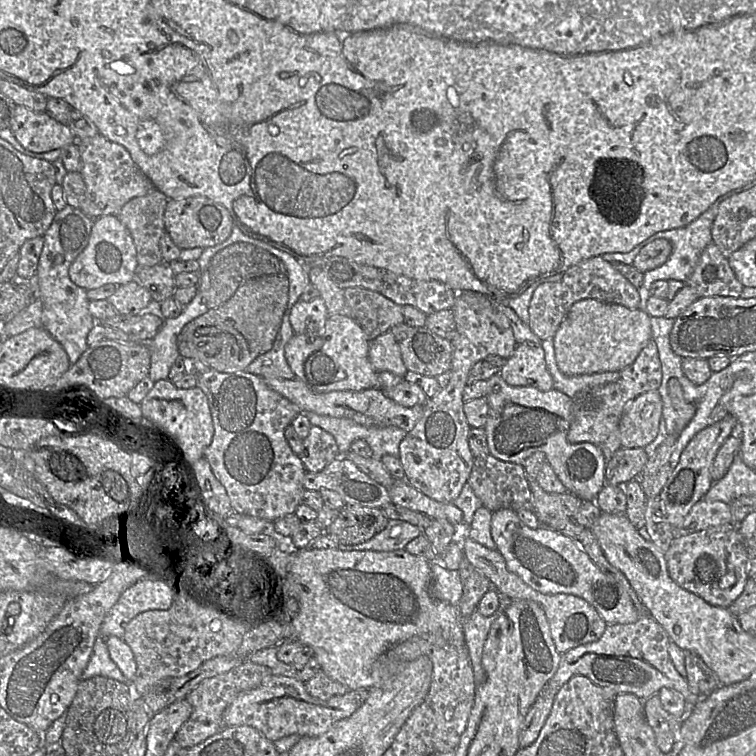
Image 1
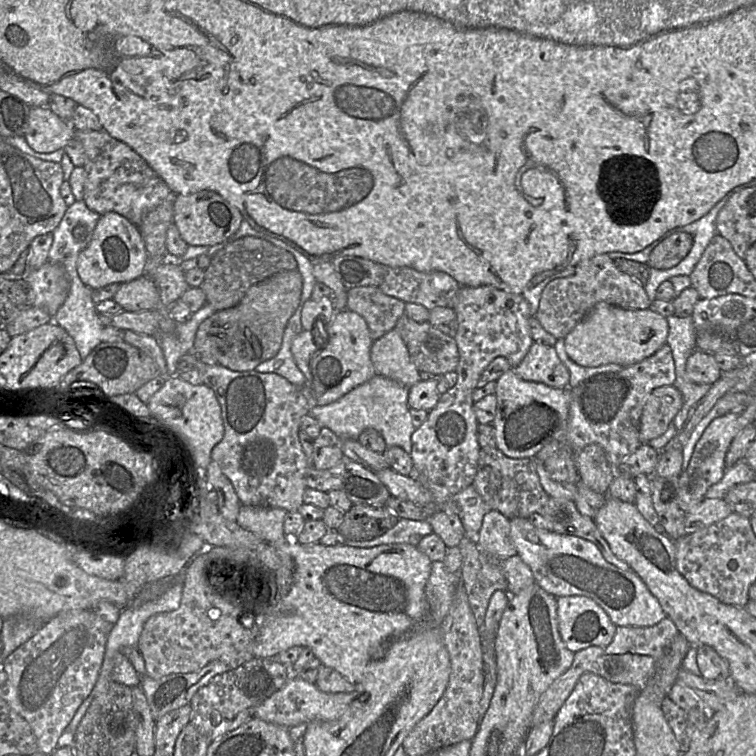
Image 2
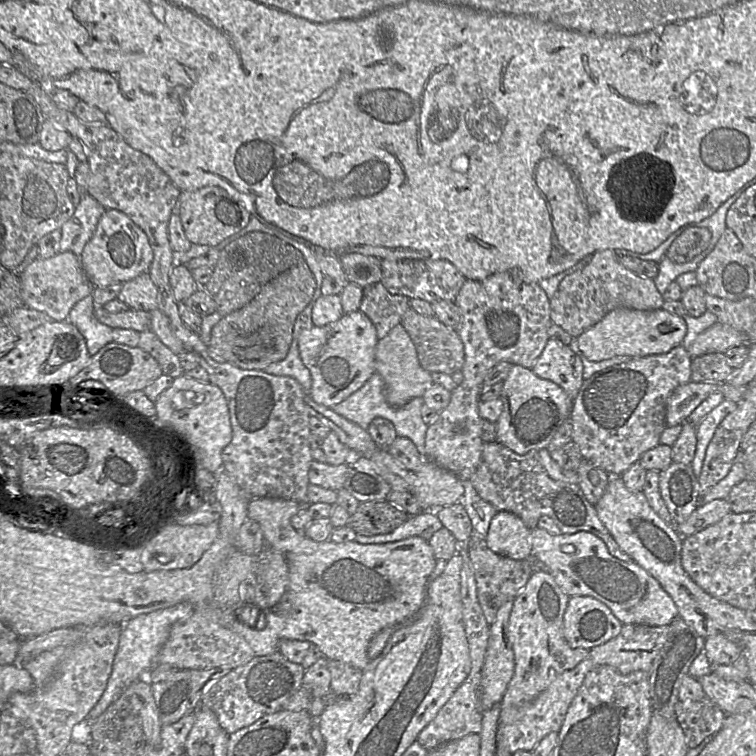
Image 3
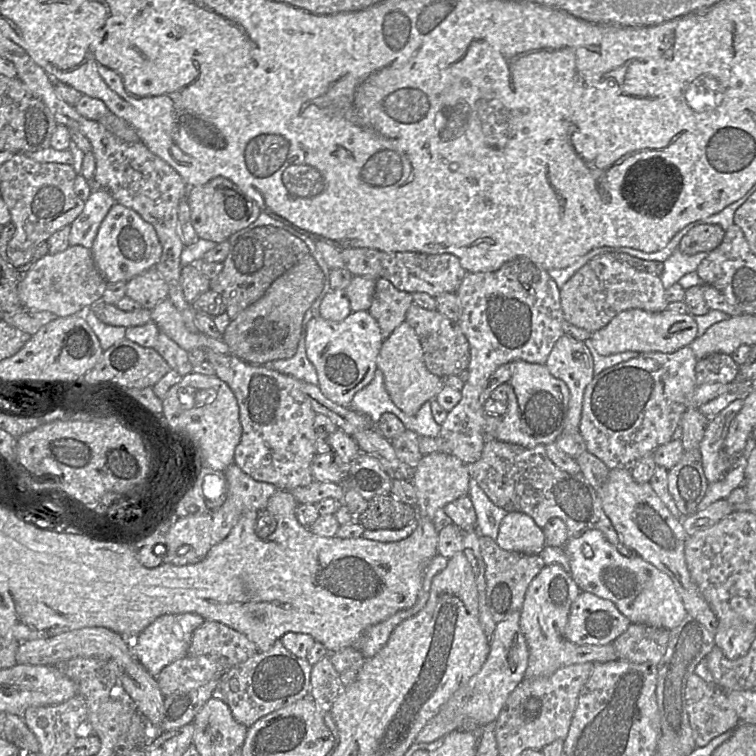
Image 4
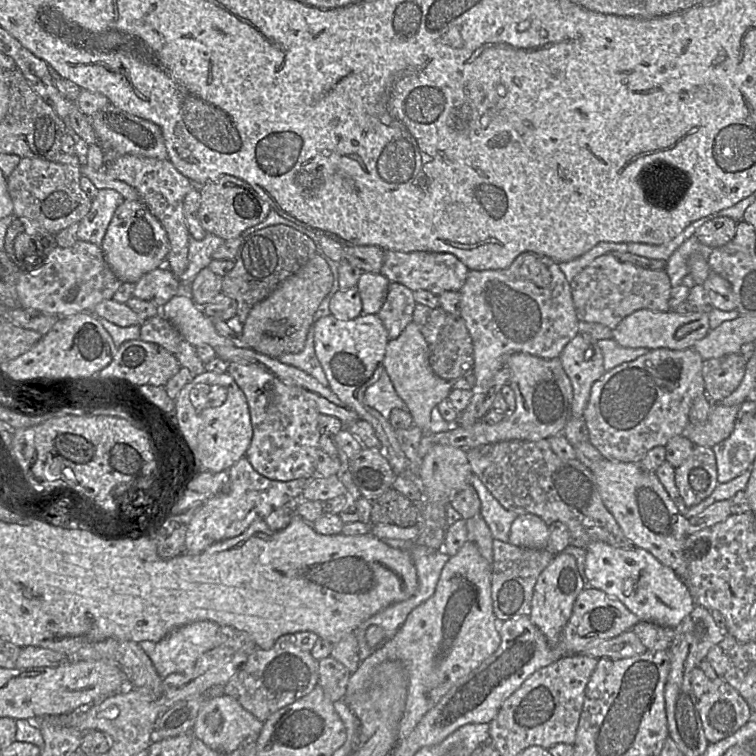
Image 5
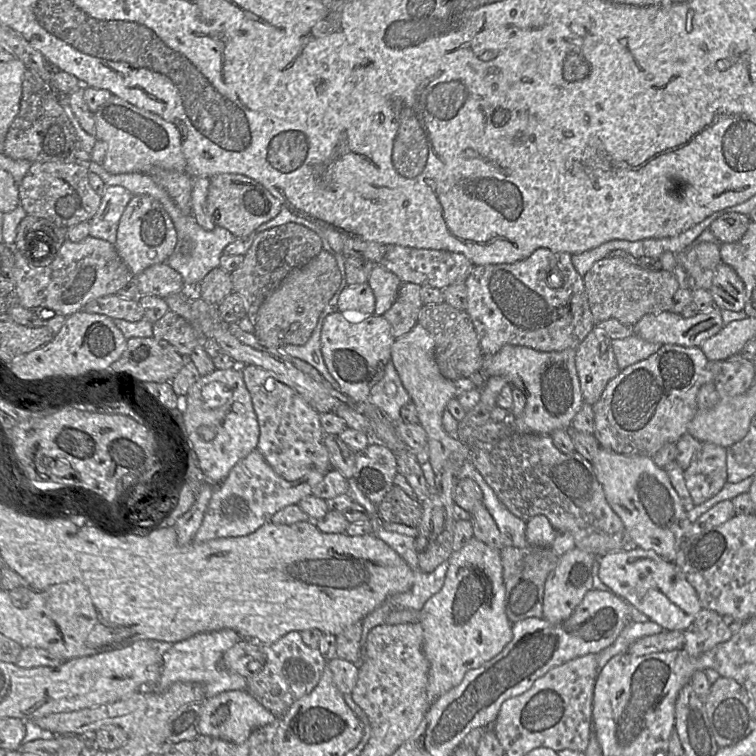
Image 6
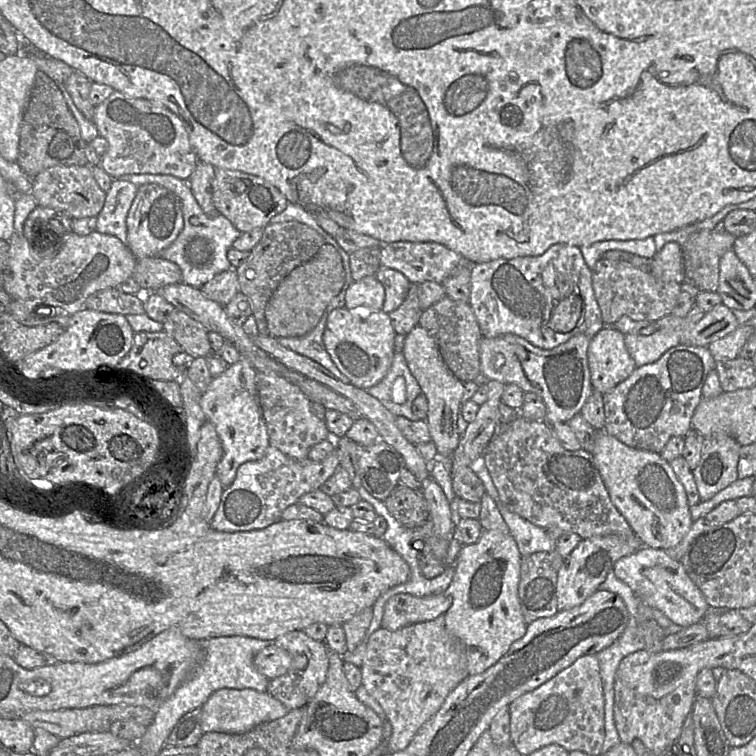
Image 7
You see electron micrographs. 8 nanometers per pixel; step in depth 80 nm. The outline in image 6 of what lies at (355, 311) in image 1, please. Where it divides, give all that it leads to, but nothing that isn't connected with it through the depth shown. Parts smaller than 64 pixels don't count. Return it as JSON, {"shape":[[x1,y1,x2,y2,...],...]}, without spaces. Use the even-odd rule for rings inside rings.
{"shape":[[401,283,394,303,383,314,394,339,406,334,418,323,418,314,423,305,420,289,417,284]]}

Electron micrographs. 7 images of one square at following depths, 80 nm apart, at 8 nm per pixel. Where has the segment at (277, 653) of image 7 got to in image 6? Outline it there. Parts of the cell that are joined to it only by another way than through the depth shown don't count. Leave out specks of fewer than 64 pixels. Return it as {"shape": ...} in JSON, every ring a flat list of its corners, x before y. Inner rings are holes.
{"shape":[[241,639,222,656,221,664,229,672,248,677,252,672,261,669,266,661,258,642]]}

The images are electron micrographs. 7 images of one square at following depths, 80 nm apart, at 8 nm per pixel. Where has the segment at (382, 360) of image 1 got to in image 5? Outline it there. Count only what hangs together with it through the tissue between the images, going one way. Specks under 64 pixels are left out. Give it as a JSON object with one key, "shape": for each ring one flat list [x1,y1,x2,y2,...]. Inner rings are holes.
{"shape":[[415,322,409,323,397,338,388,341,382,365,396,393,410,412,413,426,417,426,424,434,428,433,432,409,447,399,451,389,447,380,433,373,429,365,427,343]]}

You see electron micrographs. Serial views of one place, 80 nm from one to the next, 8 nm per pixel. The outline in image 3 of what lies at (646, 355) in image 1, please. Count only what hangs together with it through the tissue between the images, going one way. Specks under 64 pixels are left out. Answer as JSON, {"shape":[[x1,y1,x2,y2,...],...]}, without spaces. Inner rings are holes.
{"shape":[[679,345,665,354,632,358,585,379,572,401,569,415,573,427,571,440,578,446,583,459,610,476,620,476,638,462,643,453,657,446,666,428,667,401,677,387,691,381,691,361,687,348]]}

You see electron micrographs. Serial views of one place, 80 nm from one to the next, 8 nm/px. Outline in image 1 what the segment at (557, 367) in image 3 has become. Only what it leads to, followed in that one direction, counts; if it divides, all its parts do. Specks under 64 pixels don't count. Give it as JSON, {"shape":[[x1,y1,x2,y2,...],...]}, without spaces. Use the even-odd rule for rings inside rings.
{"shape":[[534,343,518,344,499,374,511,386,531,386,541,391,553,388,544,350]]}

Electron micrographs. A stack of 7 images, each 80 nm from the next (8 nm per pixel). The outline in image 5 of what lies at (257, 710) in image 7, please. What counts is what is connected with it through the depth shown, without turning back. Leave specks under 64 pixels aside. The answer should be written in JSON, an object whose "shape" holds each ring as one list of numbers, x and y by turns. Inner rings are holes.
{"shape":[[220,695,203,702,193,725,192,734,213,750,231,753,249,736,259,734,262,727,263,722,245,710,235,698]]}

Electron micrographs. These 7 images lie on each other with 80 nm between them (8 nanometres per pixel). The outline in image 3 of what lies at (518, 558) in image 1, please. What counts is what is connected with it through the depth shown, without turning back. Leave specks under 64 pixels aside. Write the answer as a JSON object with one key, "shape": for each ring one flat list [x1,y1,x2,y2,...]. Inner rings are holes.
{"shape":[[535,527,530,531,531,555,548,571,556,583,569,596,591,596,604,603,623,624,648,626,670,625,678,617,677,607,659,582,633,560,619,560,612,556,605,543,589,532,574,534,552,534]]}

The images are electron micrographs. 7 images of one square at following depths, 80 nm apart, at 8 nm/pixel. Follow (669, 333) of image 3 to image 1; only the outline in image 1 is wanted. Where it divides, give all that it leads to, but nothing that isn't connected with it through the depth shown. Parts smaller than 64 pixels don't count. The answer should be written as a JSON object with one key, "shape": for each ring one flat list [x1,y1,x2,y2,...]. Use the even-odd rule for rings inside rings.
{"shape":[[584,299,570,308,553,337,553,345,559,370,575,376,621,371,635,361,651,340,651,316,646,311]]}

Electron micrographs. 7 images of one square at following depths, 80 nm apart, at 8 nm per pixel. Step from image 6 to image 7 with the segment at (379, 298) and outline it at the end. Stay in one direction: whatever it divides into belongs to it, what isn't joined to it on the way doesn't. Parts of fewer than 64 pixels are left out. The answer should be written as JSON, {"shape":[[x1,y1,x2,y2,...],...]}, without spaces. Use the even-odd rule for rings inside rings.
{"shape":[[380,267,375,277,385,290,385,299,381,311,389,314,402,304,411,283,401,272,388,267]]}

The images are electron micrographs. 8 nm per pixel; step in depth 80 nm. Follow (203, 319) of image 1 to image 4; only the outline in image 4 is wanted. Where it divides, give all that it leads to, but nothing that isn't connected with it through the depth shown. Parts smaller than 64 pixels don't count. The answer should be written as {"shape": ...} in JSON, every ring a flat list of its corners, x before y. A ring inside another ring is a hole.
{"shape":[[306,255,274,281,258,301,231,319,221,335,229,347,229,353,253,365,265,365,293,357,297,351,305,313,317,298,324,298,331,291,331,269,325,265,329,274,323,271,313,256]]}

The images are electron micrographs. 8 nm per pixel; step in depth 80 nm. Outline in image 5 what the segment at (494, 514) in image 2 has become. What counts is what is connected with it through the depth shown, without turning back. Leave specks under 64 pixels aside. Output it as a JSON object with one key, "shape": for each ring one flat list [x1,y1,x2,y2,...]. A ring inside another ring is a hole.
{"shape":[[533,514,518,515,513,521,507,543,532,549,545,549,549,540,549,526]]}

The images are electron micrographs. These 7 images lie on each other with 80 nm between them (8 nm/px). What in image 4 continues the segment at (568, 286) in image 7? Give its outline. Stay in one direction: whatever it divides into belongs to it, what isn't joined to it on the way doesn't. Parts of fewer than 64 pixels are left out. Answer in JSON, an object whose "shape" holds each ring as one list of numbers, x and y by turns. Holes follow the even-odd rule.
{"shape":[[513,259,494,272,467,272,456,291,460,302,459,325,469,343,470,361,467,368,469,377,461,389,461,400,450,411,440,425,439,437,449,443,449,453,466,465,478,461,486,441,484,434,485,411,484,389,491,375,503,364,516,360,545,365,556,341,564,335,563,323,566,322,560,303,560,288,549,272,539,268,529,259]]}

